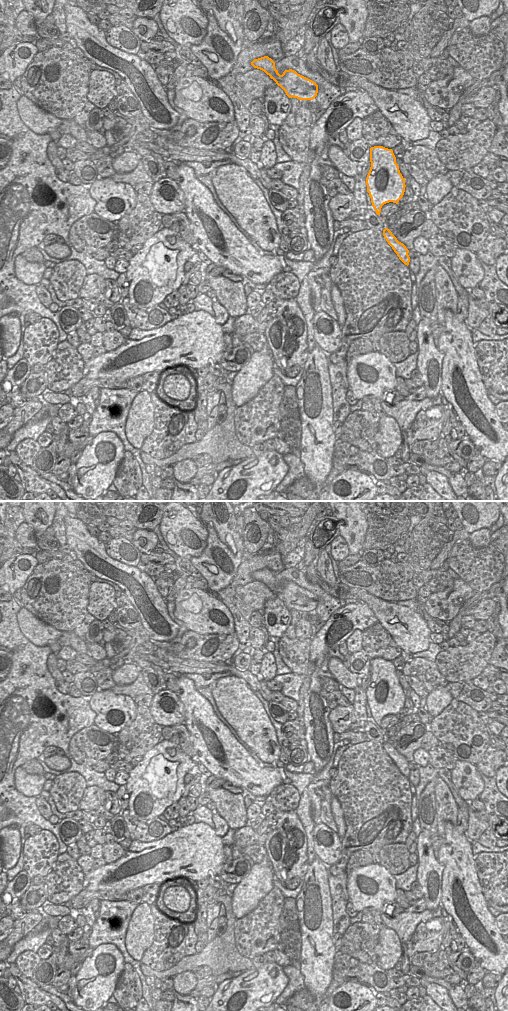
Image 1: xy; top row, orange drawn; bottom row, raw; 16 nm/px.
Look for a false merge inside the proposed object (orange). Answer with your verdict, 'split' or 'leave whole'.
leave whole

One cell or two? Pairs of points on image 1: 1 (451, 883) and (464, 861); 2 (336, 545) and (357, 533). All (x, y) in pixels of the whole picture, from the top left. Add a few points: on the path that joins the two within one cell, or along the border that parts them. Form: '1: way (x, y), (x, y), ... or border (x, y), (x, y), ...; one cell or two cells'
1: way (454, 878), (459, 873), (459, 866); one cell
2: border (339, 534), (345, 541), (349, 554); two cells

